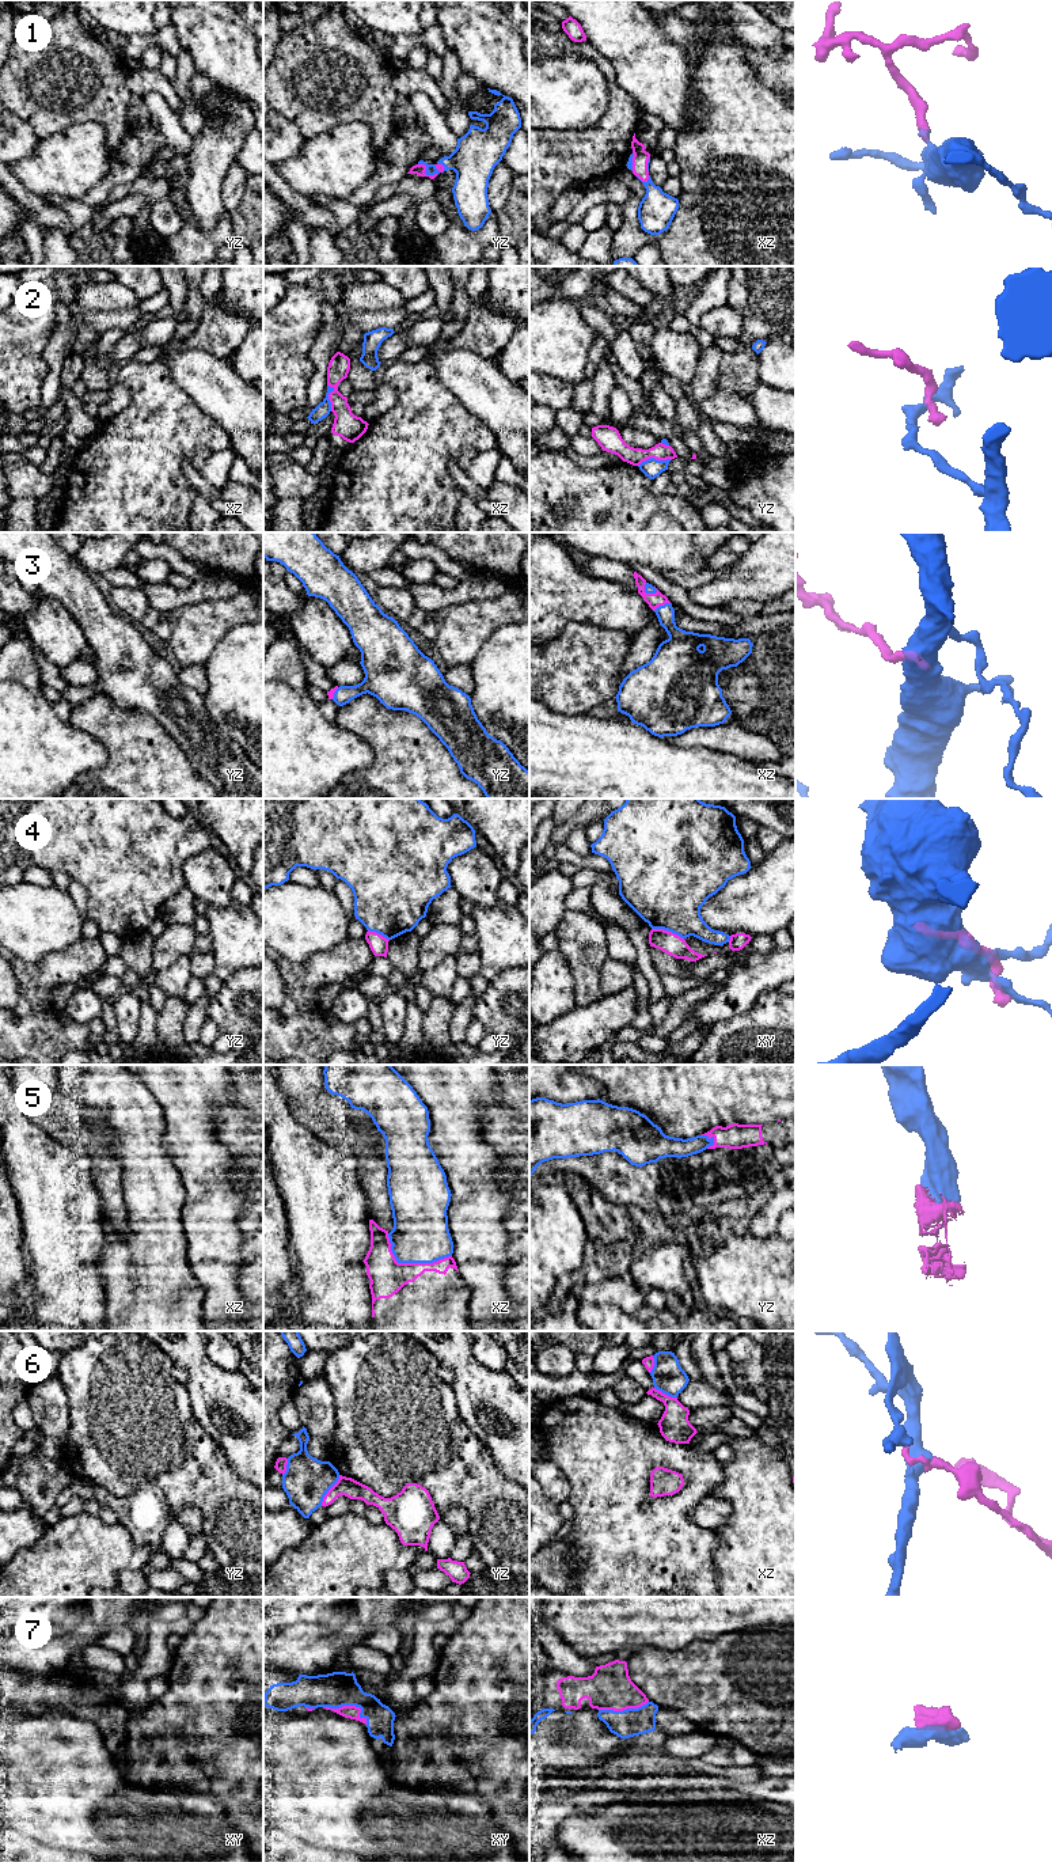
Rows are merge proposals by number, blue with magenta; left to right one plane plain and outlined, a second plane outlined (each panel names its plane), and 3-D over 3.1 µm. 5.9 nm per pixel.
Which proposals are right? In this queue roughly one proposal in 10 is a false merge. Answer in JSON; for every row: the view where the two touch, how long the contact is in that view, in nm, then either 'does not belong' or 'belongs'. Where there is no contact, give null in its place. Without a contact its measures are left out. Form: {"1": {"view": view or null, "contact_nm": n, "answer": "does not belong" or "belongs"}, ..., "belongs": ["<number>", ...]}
{"1": {"view": "yz", "contact_nm": 140, "answer": "belongs"}, "2": {"view": "yz", "contact_nm": 200, "answer": "does not belong"}, "3": {"view": "xz", "contact_nm": 120, "answer": "belongs"}, "4": {"view": "xy", "contact_nm": 200, "answer": "does not belong"}, "5": {"view": "xz", "contact_nm": 400, "answer": "belongs"}, "6": {"view": "yz", "contact_nm": 220, "answer": "does not belong"}, "7": {"view": "xy", "contact_nm": 280, "answer": "belongs"}, "belongs": ["1", "3", "5", "7"]}

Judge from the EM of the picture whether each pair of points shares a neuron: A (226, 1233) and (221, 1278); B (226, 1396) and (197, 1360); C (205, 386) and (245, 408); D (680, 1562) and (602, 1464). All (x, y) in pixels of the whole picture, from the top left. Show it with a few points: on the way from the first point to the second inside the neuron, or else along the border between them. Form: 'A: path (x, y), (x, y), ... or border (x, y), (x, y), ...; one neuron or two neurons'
A: path (226, 1244), (226, 1259), (221, 1267); one neuron
B: path (216, 1387), (200, 1369); one neuron
C: path (215, 387), (235, 405); one neuron
D: path (656, 1538), (610, 1489); one neuron

